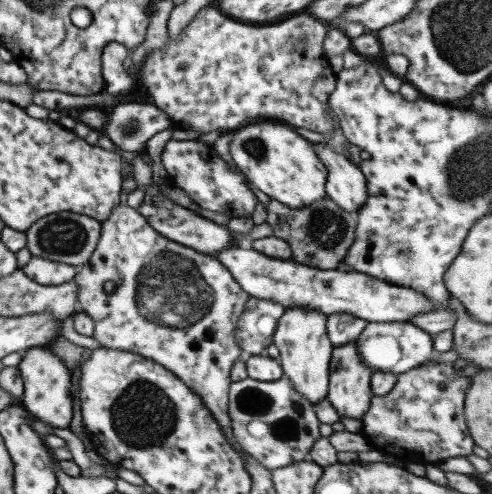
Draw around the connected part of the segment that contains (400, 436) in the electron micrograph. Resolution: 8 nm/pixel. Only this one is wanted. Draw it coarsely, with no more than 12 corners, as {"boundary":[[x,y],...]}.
{"boundary":[[451,362],[397,374],[360,420],[370,448],[437,464],[473,448]]}

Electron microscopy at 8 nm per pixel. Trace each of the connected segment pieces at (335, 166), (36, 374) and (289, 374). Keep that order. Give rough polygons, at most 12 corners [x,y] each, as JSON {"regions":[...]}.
{"regions":[[[323,143],[314,153],[327,170],[325,195],[345,212],[367,200],[366,178]],[[46,346],[24,351],[16,399],[35,420],[69,428],[71,372]],[[280,311],[272,343],[292,388],[325,398],[333,347],[326,316]]]}

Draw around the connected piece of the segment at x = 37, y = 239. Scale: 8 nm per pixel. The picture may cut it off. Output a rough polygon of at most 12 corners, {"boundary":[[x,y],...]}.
{"boundary":[[69,211],[42,216],[24,233],[32,256],[79,267],[100,222]]}

